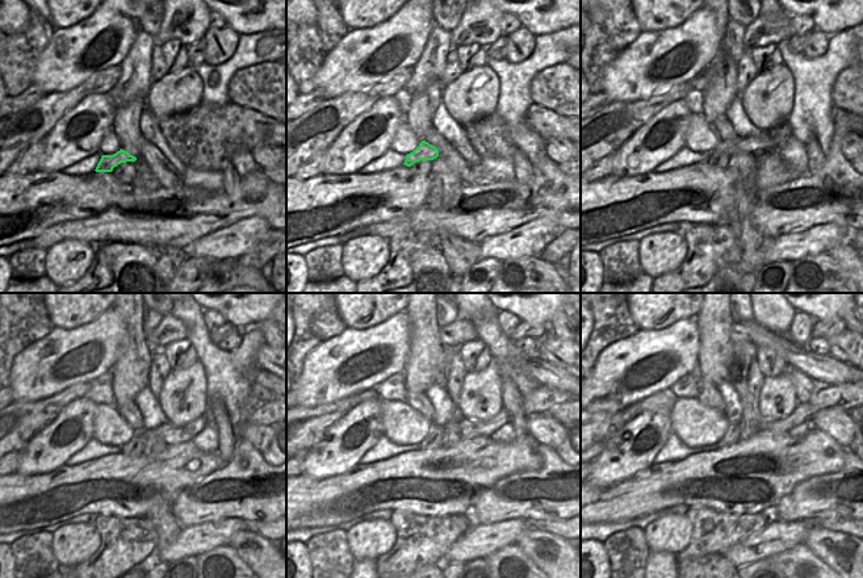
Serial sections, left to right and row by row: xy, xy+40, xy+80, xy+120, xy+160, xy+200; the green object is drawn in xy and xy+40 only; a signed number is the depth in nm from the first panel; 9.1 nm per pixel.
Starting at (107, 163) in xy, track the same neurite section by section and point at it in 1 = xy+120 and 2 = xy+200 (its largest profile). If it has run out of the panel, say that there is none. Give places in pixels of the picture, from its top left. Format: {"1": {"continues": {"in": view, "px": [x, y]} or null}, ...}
{"1": {"continues": {"in": "xy+120", "px": [171, 434]}}, "2": {"continues": {"in": "xy+200", "px": [842, 396]}}}

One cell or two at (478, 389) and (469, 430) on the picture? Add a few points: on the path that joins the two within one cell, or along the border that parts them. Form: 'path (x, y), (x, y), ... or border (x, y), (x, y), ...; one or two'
border (501, 409), (487, 419), (464, 419); two

